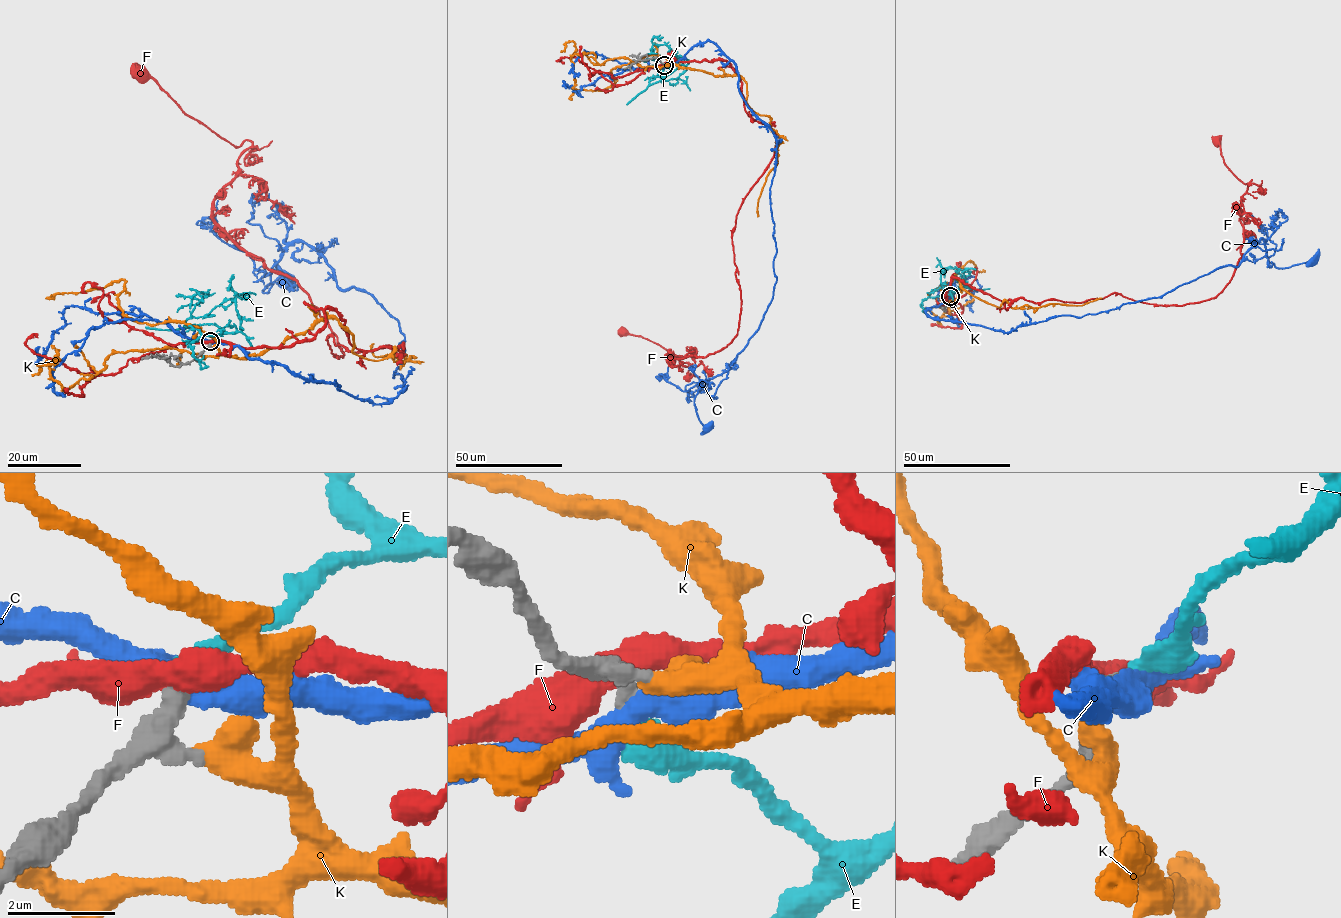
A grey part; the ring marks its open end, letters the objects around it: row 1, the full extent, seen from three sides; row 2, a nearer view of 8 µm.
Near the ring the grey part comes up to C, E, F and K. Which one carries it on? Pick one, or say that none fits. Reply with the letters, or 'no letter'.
E

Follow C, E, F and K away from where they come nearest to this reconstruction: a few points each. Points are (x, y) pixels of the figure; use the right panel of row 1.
C: (950, 297), (926, 313), (1009, 333), (1159, 297), (1237, 266), (1261, 238), (1278, 268), (1313, 261)
E: (950, 296), (961, 286), (969, 288), (961, 282), (965, 276), (963, 270), (975, 269)
F: (949, 297), (952, 277), (1006, 302), (1215, 297), (1242, 256), (1251, 180), (1226, 166), (1218, 142)
K: (949, 300), (952, 306), (960, 283), (968, 293), (1000, 307), (1006, 300), (1019, 308), (1081, 305), (1101, 298)

